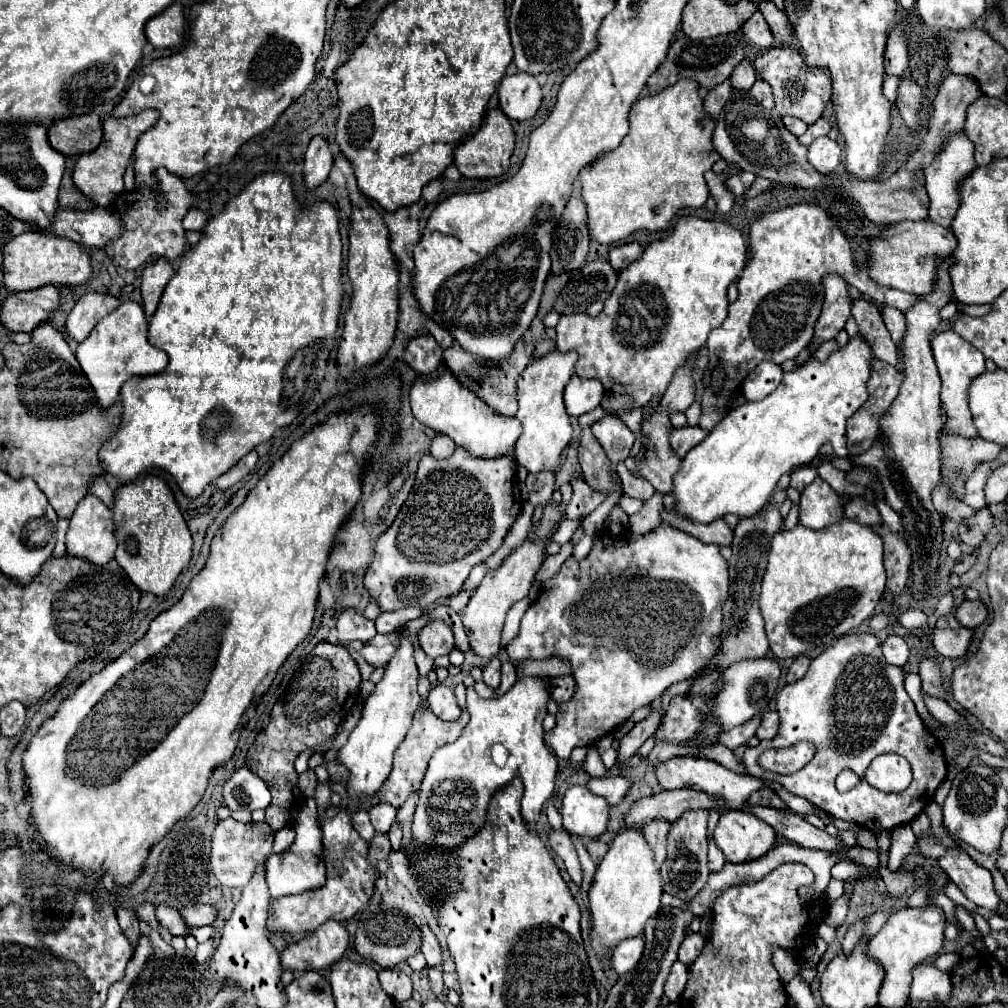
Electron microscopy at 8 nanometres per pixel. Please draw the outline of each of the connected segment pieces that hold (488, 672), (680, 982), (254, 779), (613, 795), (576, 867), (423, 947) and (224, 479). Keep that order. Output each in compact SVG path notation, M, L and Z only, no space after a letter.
M492 658L486 666L484 666L484 684L490 688L498 688L500 684L500 660Z
M676 960L676 962L672 964L672 970L670 970L666 982L664 982L664 996L666 996L672 1004L680 1000L680 994L682 994L684 986L686 986L686 978L688 978L688 968L686 968L686 964L682 964L680 960Z
M248 768L236 770L222 788L224 802L230 810L258 810L270 804L270 790L262 778Z
M622 776L592 778L592 780L588 782L588 788L590 788L594 794L604 796L610 806L618 806L618 804L624 800L624 796L626 796L626 792L630 790L630 786L632 786L632 784L630 784L626 778L622 778Z
M562 828L562 830L550 830L548 832L548 838L550 838L550 846L552 850L564 860L564 866L572 878L574 884L582 884L582 870L580 870L580 862L578 862L578 854L576 854L576 848L572 844L572 838L570 834Z
M424 924L420 926L420 934L422 934L422 942L420 942L420 952L426 956L426 962L428 964L438 964L442 960L442 952L440 952L440 946L438 946L438 940L436 936L432 934L432 930Z
M252 450L252 452L248 452L232 470L228 470L224 476L220 476L214 484L218 486L218 488L230 488L230 486L234 486L236 482L240 482L254 466L256 466L256 462L258 462L258 454L256 454L256 450Z

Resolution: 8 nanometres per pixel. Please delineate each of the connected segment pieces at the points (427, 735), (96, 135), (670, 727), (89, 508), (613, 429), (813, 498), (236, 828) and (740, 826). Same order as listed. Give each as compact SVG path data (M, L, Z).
M418 708L416 714L414 714L412 728L408 730L404 742L394 752L394 768L392 768L388 780L384 782L384 786L380 788L380 792L376 794L380 798L380 802L388 802L394 808L400 808L406 802L406 798L410 796L410 792L420 788L420 782L424 778L424 772L428 768L428 762L430 762L430 756L434 754L434 750L438 750L444 744L454 742L462 734L462 730L464 730L464 726L466 726L468 721L469 714L467 709L462 713L460 720L444 722L438 716L434 716L432 712Z
M96 114L66 118L54 122L48 130L48 142L64 156L80 156L96 150L102 142L102 124Z
M676 696L670 702L664 724L656 730L656 740L670 740L672 744L684 744L700 730L700 718L706 704L700 698Z
M88 494L82 498L82 502L76 506L74 516L70 518L70 528L66 532L66 546L68 554L76 558L84 558L92 564L104 566L114 558L116 552L116 538L114 538L114 520L112 520L112 510L108 514L108 506L102 504L100 498L94 494Z
M606 414L602 420L598 420L592 426L592 432L600 446L604 448L606 456L612 462L612 470L620 460L626 460L630 456L632 444L634 444L634 434L628 430L628 426L618 420L612 414Z
M816 478L800 492L800 524L812 530L824 530L844 518L840 496L822 480Z
M226 818L218 822L214 834L212 834L212 850L210 850L210 870L218 878L220 884L228 888L244 888L256 866L262 864L272 854L272 828L266 822L250 822L240 824L234 818Z
M726 810L714 830L714 840L728 862L740 864L764 856L776 844L776 832L754 814Z

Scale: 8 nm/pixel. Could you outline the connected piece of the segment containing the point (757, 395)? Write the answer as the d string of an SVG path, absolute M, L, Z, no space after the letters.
M760 362L744 380L742 396L746 400L762 400L782 380L782 370L774 362Z

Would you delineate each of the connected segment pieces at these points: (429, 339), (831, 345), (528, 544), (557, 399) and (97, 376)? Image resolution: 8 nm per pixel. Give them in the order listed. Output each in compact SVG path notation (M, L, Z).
M420 334L406 344L404 362L418 374L432 374L442 362L442 348L436 344L432 334Z
M835 339L830 340L828 342L824 342L824 344L822 344L820 348L818 348L818 352L814 354L814 358L816 358L816 360L820 360L820 362L824 362L824 360L826 360L826 358L828 358L830 354L836 352L837 350L839 350L839 347Z
M546 506L544 508L544 518L542 522L534 528L536 532L536 542L534 540L526 540L520 548L516 548L504 562L500 568L488 572L482 580L482 584L476 588L476 592L472 594L468 606L462 612L462 624L466 628L466 636L468 636L468 644L470 650L478 656L484 658L492 658L498 654L500 650L500 632L504 626L504 618L508 614L508 610L522 598L528 596L530 584L536 576L536 572L540 570L546 554L544 554L544 538L550 538L554 528L556 528L556 520L558 520L558 510L554 506Z
M550 352L544 358L532 360L516 382L518 412L516 418L522 422L524 432L516 442L516 460L528 472L554 472L560 466L562 450L572 442L570 416L562 402L562 390L572 376L576 364L576 352Z
M132 300L120 304L112 314L104 316L92 328L90 336L82 344L78 344L76 358L96 392L96 400L104 408L118 402L120 388L128 378L158 374L166 368L168 362L166 352L148 344L148 320L144 316L142 306Z

